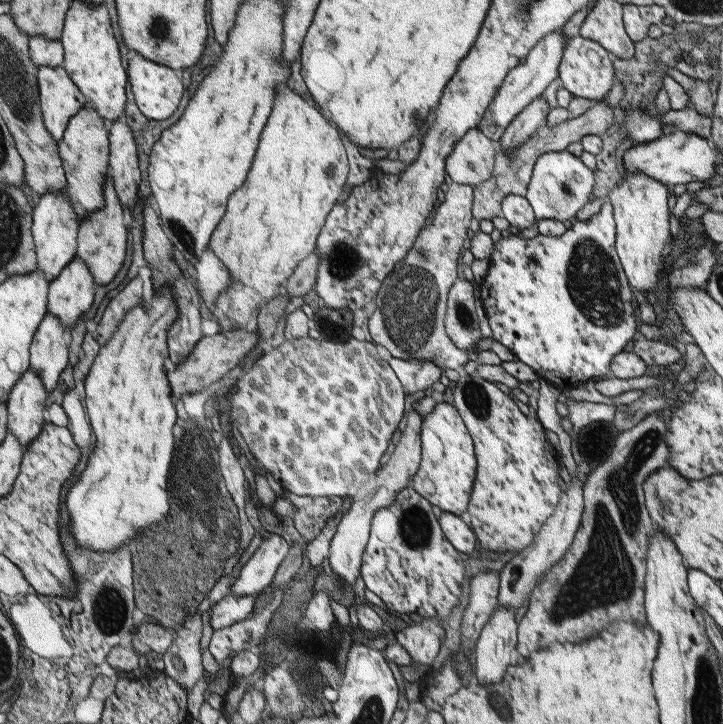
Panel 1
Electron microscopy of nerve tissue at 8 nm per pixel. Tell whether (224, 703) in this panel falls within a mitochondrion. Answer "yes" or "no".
no

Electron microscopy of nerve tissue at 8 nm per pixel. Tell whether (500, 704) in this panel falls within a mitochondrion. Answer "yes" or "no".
yes

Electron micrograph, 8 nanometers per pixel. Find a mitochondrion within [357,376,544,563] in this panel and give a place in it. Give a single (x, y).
(415, 528)

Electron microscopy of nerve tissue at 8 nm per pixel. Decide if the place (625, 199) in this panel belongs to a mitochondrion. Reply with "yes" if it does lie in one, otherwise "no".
no

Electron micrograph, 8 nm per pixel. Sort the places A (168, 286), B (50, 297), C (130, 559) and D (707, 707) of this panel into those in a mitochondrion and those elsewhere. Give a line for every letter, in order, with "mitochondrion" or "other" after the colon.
A: other
B: other
C: mitochondrion
D: mitochondrion

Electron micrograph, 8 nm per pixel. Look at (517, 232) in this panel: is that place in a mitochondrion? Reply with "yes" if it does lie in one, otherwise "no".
no

